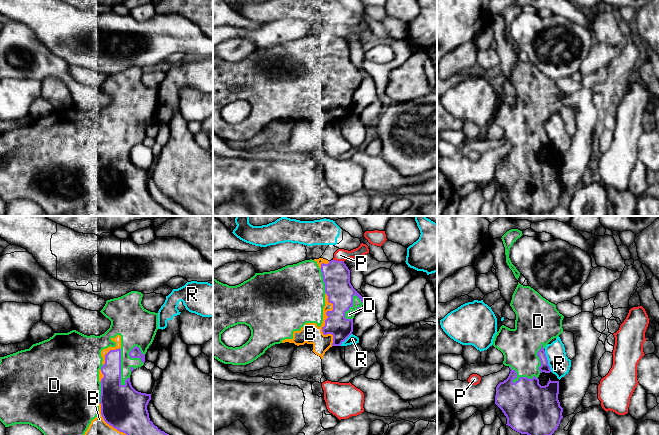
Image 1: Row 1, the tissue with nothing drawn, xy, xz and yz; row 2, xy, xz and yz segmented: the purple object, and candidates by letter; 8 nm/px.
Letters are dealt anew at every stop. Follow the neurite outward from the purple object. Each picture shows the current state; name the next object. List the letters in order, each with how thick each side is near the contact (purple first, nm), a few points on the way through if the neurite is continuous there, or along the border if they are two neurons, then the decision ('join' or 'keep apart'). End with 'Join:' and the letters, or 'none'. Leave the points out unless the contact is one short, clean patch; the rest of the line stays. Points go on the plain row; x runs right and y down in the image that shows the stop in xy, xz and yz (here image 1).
B: 200 nm thick on the purple side, 170 nm on the other; keep apart
D: 240 nm thick on the purple side, 190 nm on the other; join
P: 220 nm thick on the purple side, 100 nm on the other; keep apart
R: 70 nm thick on the purple side, 160 nm on the other; border along yz (544, 126), (547, 140), (551, 147); keep apart
Join: D

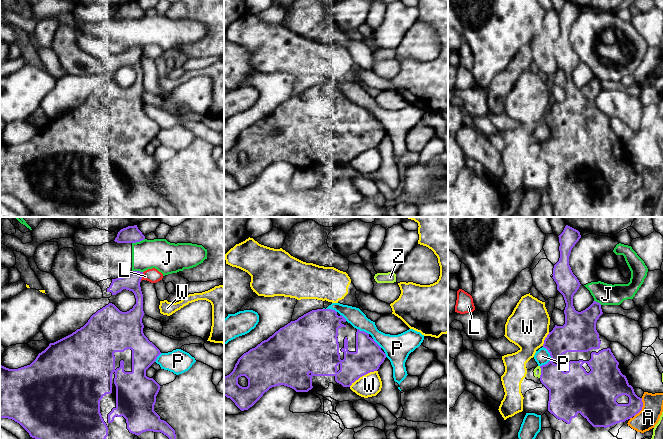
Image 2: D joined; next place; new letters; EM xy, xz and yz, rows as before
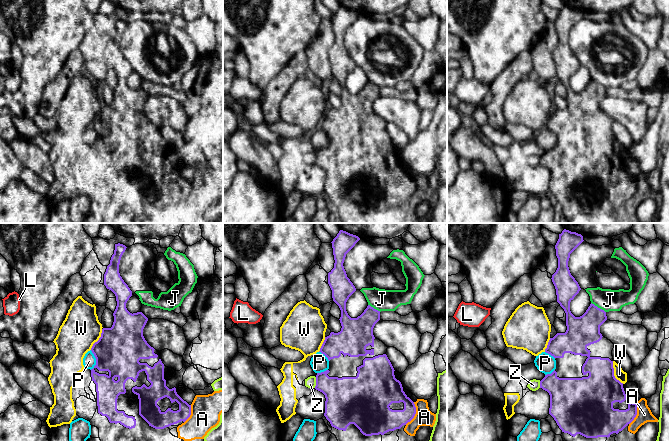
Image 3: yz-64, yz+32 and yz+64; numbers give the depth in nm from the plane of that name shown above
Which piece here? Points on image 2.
A: 180 nm thick on the purple side, 170 nm on the other; border along yz (642, 174), (642, 184), (634, 192); keep apart
J: 140 nm thick on the purple side, 240 nm on the other; keep apart
L: 140 nm thick on the purple side, 110 nm on the other; border along xy (143, 48), (140, 56); keep apart
P: 240 nm thick on the purple side, 120 nm on the other; keep apart
W: 220 nm thick on the purple side, 180 nm on the other; keep apart
Z: 280 nm thick on the purple side, 60 nm on the other; keep apart
Join: none

